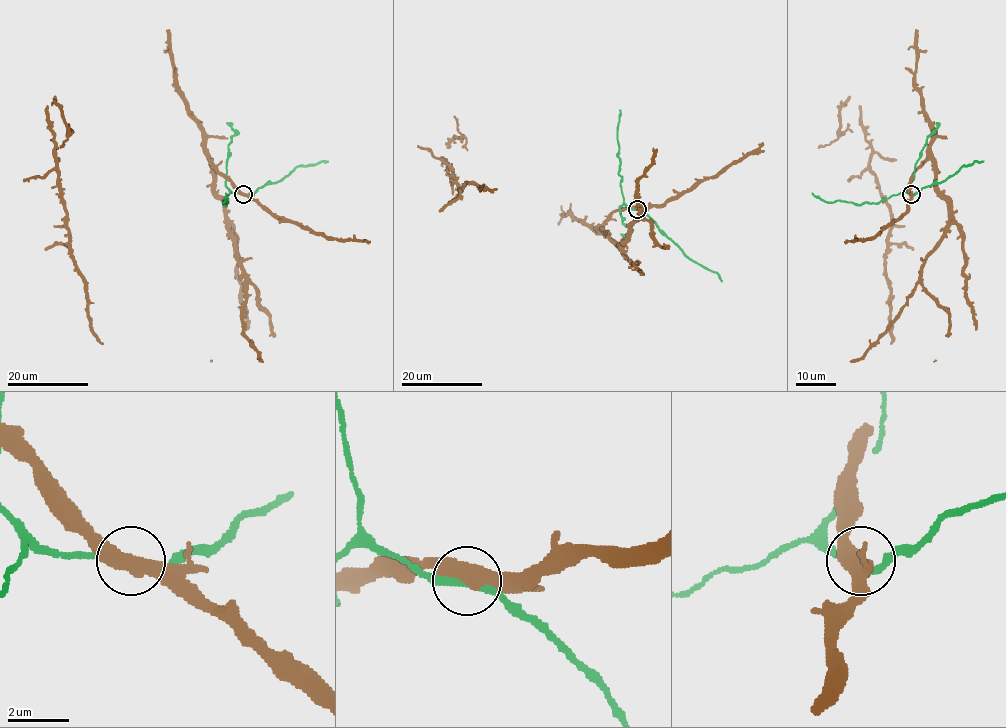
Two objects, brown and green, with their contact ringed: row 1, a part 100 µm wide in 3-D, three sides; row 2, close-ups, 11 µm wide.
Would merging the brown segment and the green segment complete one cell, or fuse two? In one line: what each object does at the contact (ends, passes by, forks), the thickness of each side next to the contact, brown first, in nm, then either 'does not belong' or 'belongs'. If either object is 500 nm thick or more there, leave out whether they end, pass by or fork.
550/200 nm | does not belong

